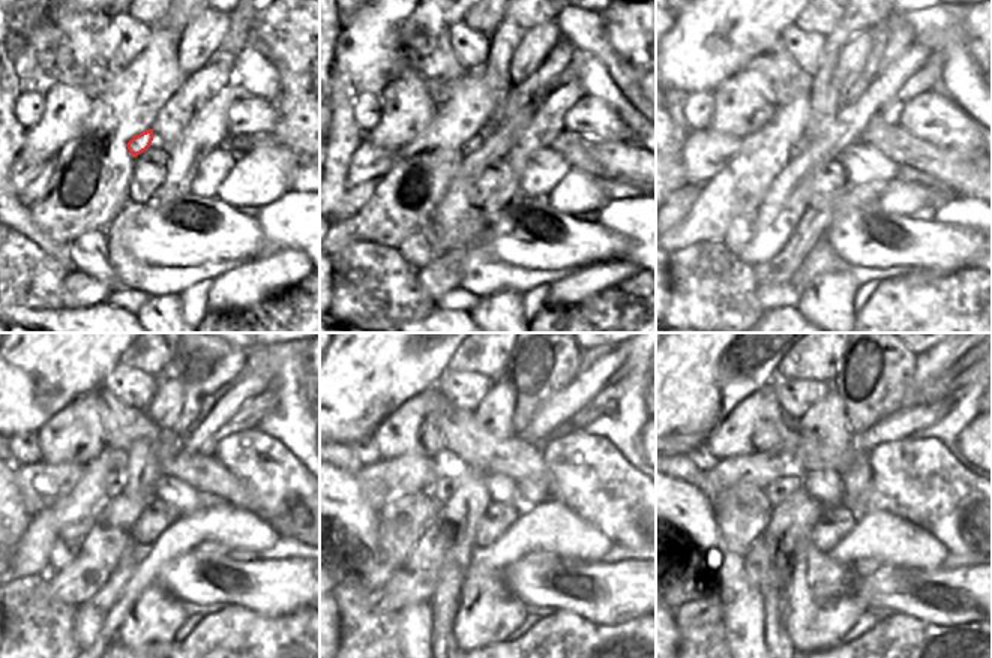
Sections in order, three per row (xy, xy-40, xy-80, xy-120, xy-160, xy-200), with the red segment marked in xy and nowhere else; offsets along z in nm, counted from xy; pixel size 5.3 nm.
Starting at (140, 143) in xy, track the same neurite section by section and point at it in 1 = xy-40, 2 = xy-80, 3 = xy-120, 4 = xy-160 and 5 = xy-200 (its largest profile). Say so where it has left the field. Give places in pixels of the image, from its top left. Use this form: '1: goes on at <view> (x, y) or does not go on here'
1: goes on at xy-40 (471, 144)
2: goes on at xy-80 (800, 146)
3: goes on at xy-120 (114, 486)
4: goes on at xy-160 (449, 480)
5: goes on at xy-200 (781, 489)

